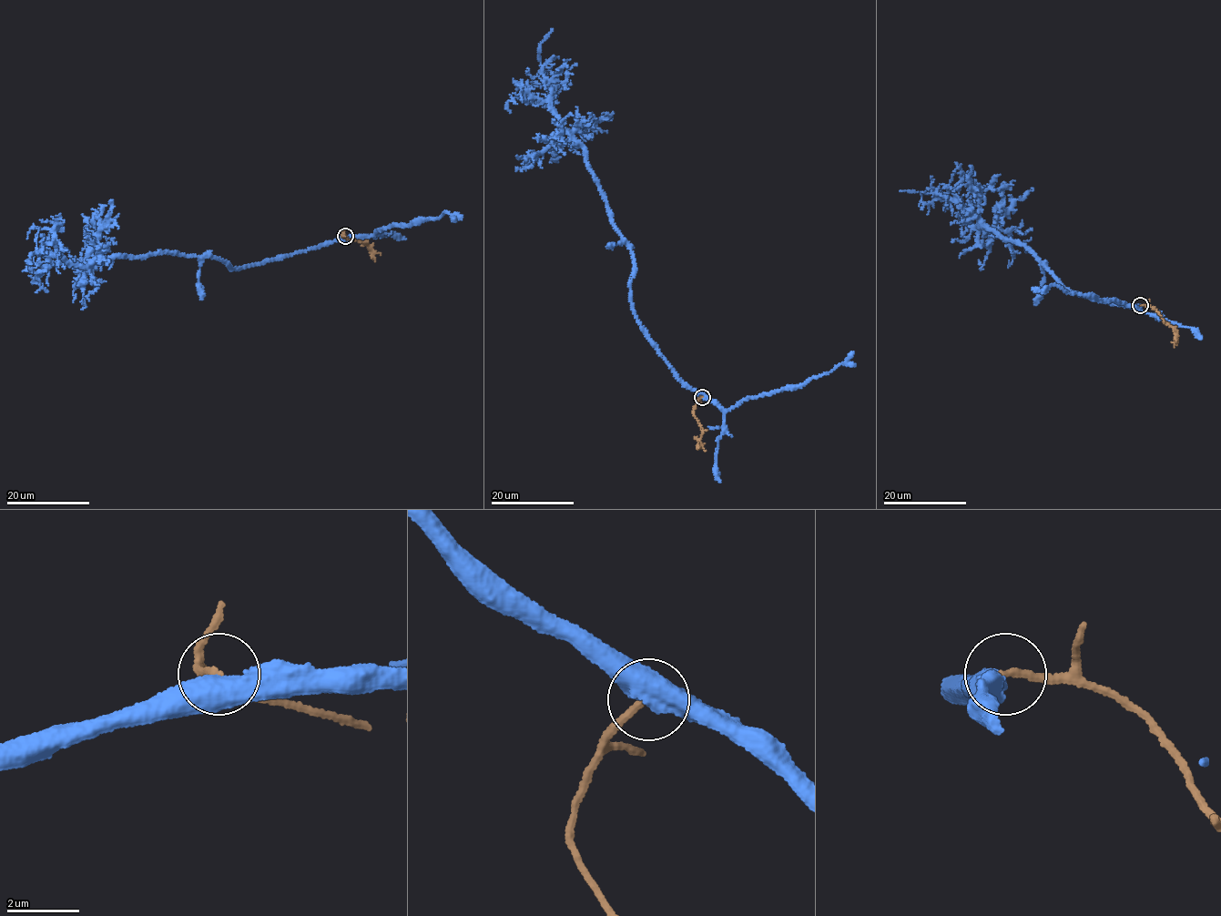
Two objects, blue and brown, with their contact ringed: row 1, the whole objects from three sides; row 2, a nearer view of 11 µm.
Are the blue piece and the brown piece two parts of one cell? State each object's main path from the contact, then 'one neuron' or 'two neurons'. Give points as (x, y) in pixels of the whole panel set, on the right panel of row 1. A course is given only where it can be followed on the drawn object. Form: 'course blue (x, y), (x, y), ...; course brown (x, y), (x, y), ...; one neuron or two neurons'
course blue (1140, 305), (1132, 308), (1066, 290), (1031, 249), (979, 223), (971, 225), (955, 202), (940, 190), (899, 190); course brown (1141, 305), (1157, 310), (1170, 325), (1176, 338), (1174, 348); two neurons

